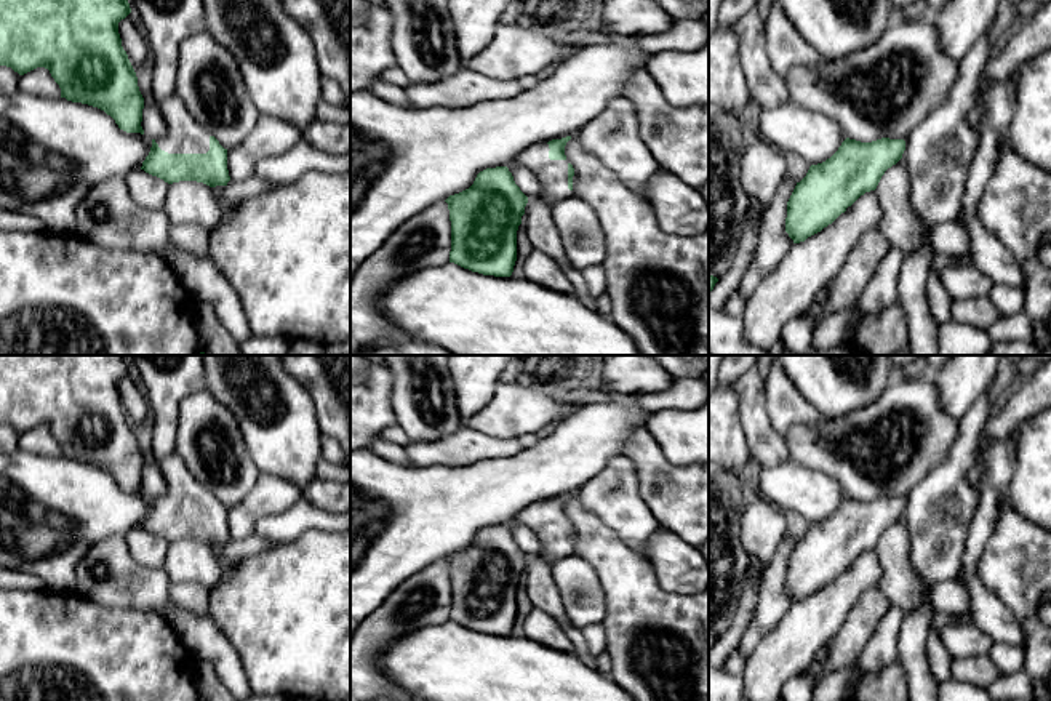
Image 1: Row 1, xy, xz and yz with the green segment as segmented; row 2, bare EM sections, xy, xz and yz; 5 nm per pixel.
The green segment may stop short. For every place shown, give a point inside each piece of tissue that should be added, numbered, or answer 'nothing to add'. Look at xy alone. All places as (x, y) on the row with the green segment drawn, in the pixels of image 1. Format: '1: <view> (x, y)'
1: xy (184, 135)

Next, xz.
1: xz (552, 175)

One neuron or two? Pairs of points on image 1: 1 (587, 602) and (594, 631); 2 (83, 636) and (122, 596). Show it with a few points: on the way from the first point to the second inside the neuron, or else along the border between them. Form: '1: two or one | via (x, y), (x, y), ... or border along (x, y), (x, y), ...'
1: two | border along (599, 623), (591, 623), (581, 629)
2: two | border along (75, 592), (104, 607), (147, 612)

